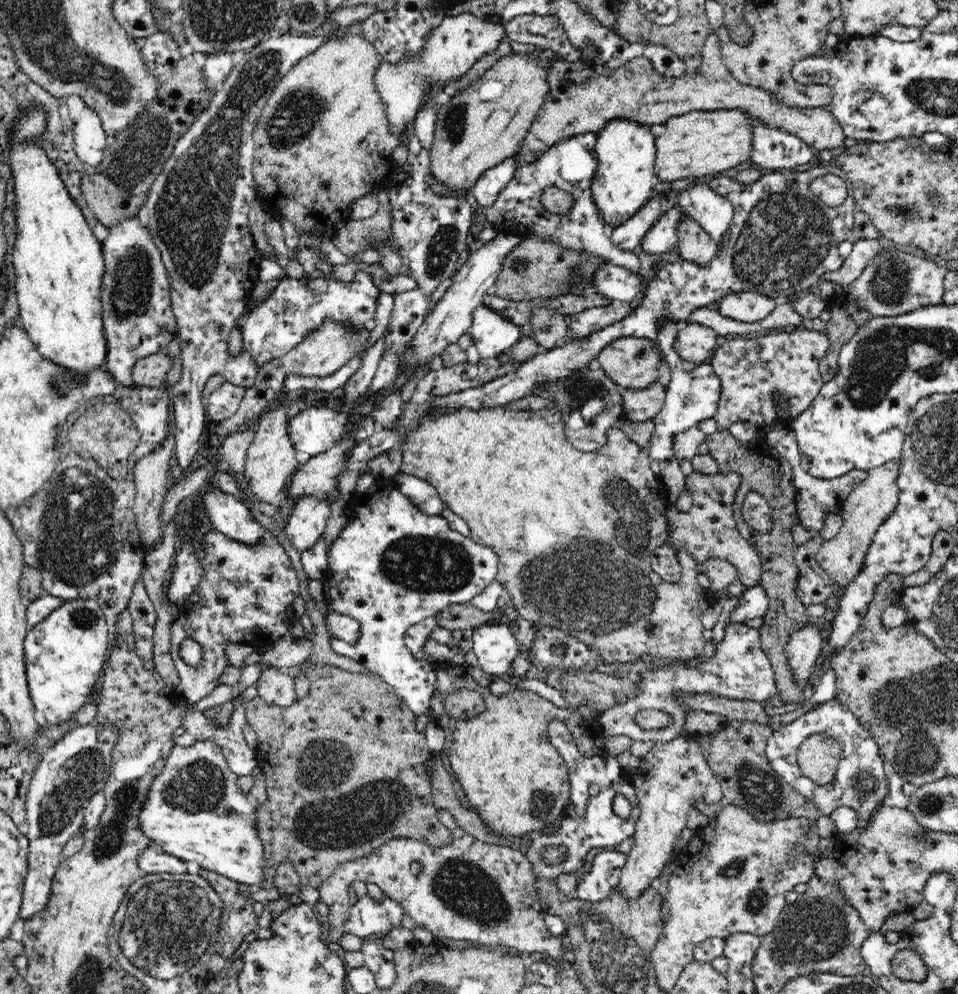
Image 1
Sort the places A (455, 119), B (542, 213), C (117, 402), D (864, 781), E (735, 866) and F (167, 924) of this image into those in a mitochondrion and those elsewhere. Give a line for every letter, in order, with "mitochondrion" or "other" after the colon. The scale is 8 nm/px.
A: mitochondrion
B: other
C: other
D: mitochondrion
E: mitochondrion
F: mitochondrion

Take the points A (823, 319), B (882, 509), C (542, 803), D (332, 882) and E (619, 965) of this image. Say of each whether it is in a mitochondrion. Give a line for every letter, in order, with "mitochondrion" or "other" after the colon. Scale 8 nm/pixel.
A: other
B: other
C: mitochondrion
D: other
E: mitochondrion

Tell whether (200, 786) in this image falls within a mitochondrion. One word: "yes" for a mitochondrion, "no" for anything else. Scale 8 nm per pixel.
yes

